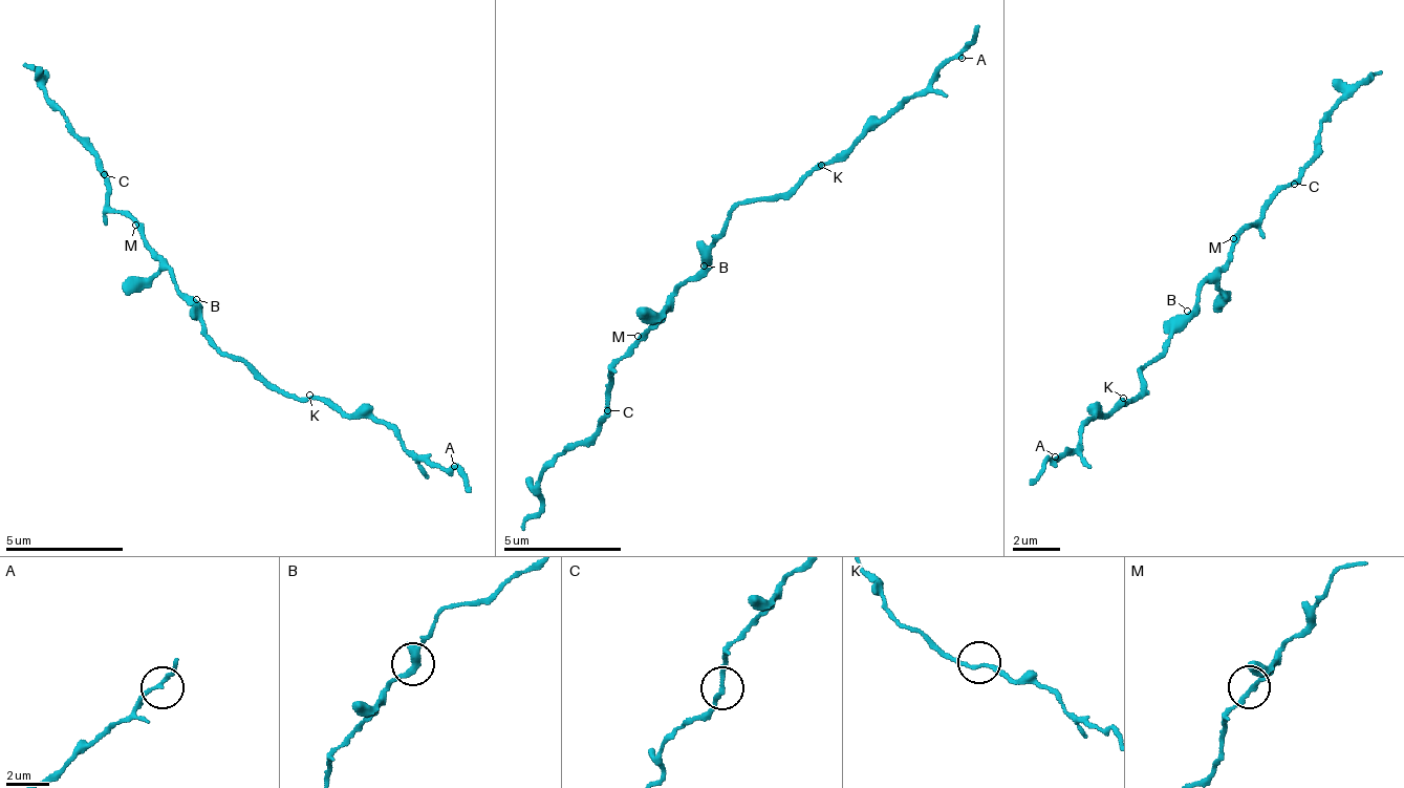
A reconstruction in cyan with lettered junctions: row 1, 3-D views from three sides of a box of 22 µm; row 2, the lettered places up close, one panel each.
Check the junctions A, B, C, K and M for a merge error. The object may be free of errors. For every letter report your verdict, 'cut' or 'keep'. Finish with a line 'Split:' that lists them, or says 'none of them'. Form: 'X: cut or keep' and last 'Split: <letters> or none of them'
A: keep
B: keep
C: cut
K: keep
M: keep
Split: C

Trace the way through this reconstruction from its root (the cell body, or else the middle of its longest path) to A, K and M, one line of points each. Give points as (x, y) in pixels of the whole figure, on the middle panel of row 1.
A: (700, 263), (704, 250), (742, 204), (782, 196), (817, 170), (834, 165), (908, 96), (962, 58)
K: (700, 263), (704, 250), (727, 230), (728, 217), (742, 204), (795, 190), (821, 165)
M: (700, 263), (698, 272), (679, 288), (669, 307), (638, 336)

